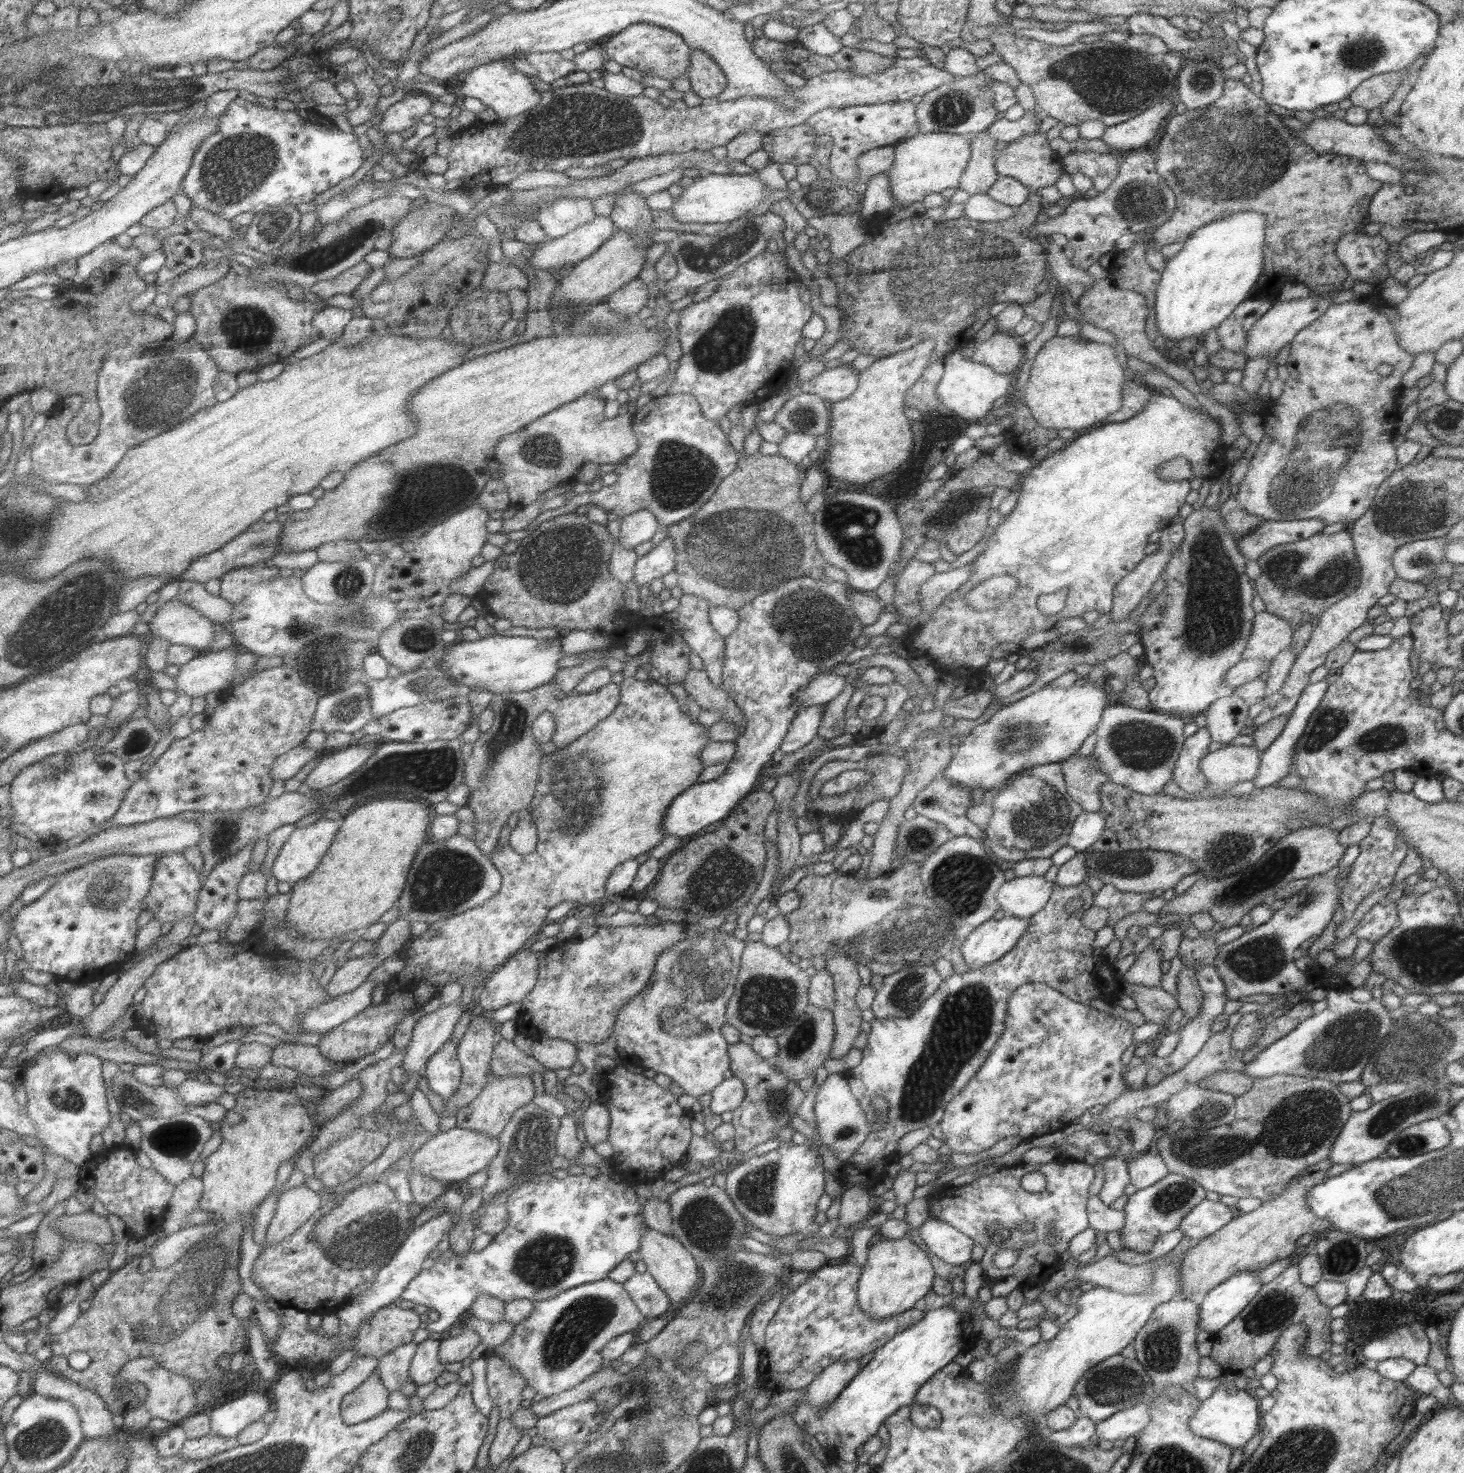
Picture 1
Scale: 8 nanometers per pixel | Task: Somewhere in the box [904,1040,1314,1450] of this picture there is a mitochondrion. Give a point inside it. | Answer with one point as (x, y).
(1114, 1385)

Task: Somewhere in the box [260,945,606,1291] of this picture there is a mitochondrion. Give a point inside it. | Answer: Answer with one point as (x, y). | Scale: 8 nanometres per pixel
(368, 1238)

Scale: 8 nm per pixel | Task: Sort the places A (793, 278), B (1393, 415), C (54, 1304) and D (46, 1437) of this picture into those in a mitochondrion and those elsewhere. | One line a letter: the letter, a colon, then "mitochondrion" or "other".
A: other
B: other
C: other
D: mitochondrion

